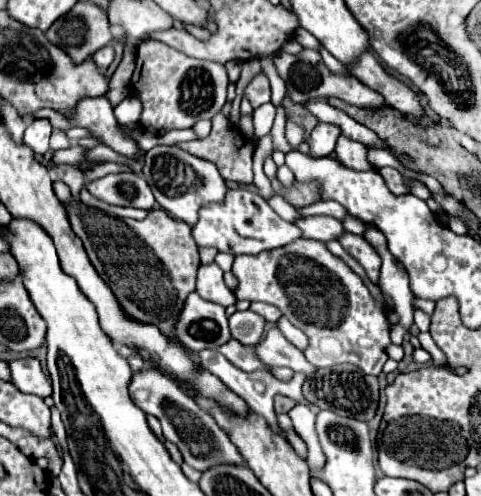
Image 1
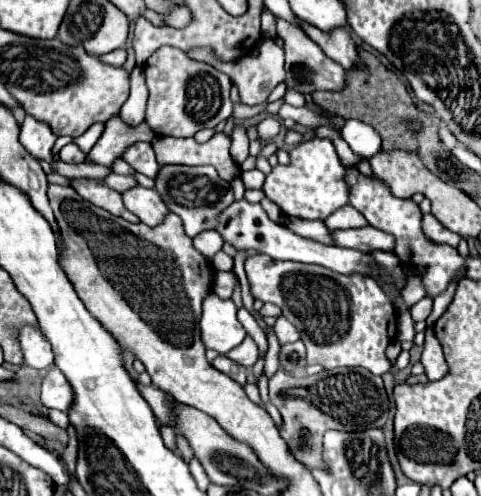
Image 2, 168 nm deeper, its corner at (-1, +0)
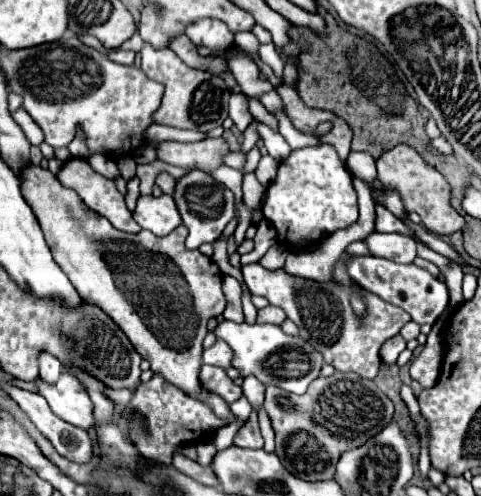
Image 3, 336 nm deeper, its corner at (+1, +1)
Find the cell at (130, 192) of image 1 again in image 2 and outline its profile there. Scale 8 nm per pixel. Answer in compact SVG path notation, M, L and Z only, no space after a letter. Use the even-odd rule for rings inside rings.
M137 185L137 187L123 191L121 197L123 197L125 207L151 227L159 225L163 221L163 215L167 215L167 211L169 211L155 189L147 189L147 187Z

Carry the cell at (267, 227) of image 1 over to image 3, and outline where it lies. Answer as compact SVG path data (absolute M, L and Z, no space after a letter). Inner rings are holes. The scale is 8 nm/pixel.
M353 256L347 264L349 276L359 282L365 290L377 294L385 302L403 308L409 312L413 322L421 324L435 324L435 320L443 314L443 310L449 304L449 290L447 284L427 270L415 266L415 264L397 264L387 258L377 258L377 256Z

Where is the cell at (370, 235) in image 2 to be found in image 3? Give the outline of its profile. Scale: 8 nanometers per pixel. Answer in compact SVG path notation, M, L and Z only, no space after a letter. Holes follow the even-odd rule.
M373 232L373 234L369 234L369 238L365 238L365 242L373 256L389 258L393 262L409 264L417 256L417 242L413 236Z

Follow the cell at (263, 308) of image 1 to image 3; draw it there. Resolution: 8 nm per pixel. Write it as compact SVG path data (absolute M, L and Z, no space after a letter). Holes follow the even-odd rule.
M267 306L267 308L257 312L257 322L259 324L265 324L265 322L269 322L269 324L283 324L285 320L287 320L285 312L281 308L275 308L275 306Z

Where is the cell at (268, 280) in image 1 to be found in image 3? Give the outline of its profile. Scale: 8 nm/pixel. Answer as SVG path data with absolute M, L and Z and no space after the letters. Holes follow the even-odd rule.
M247 264L241 268L243 280L251 294L265 296L273 306L285 310L287 318L295 322L301 330L301 338L317 346L325 362L339 372L355 372L361 378L375 378L381 366L379 348L385 340L399 334L399 330L411 320L405 310L377 298L375 294L361 290L365 298L365 318L357 318L349 306L349 294L353 288L337 286L335 282L311 282L303 278L289 276L285 270L265 270L261 264Z

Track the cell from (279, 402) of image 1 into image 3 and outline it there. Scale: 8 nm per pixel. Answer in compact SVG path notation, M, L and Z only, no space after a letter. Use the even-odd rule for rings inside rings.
M335 372L331 378L317 378L303 396L281 390L281 430L273 430L275 454L285 470L301 480L333 480L341 454L363 446L379 434L391 418L393 402L373 380L349 372Z

